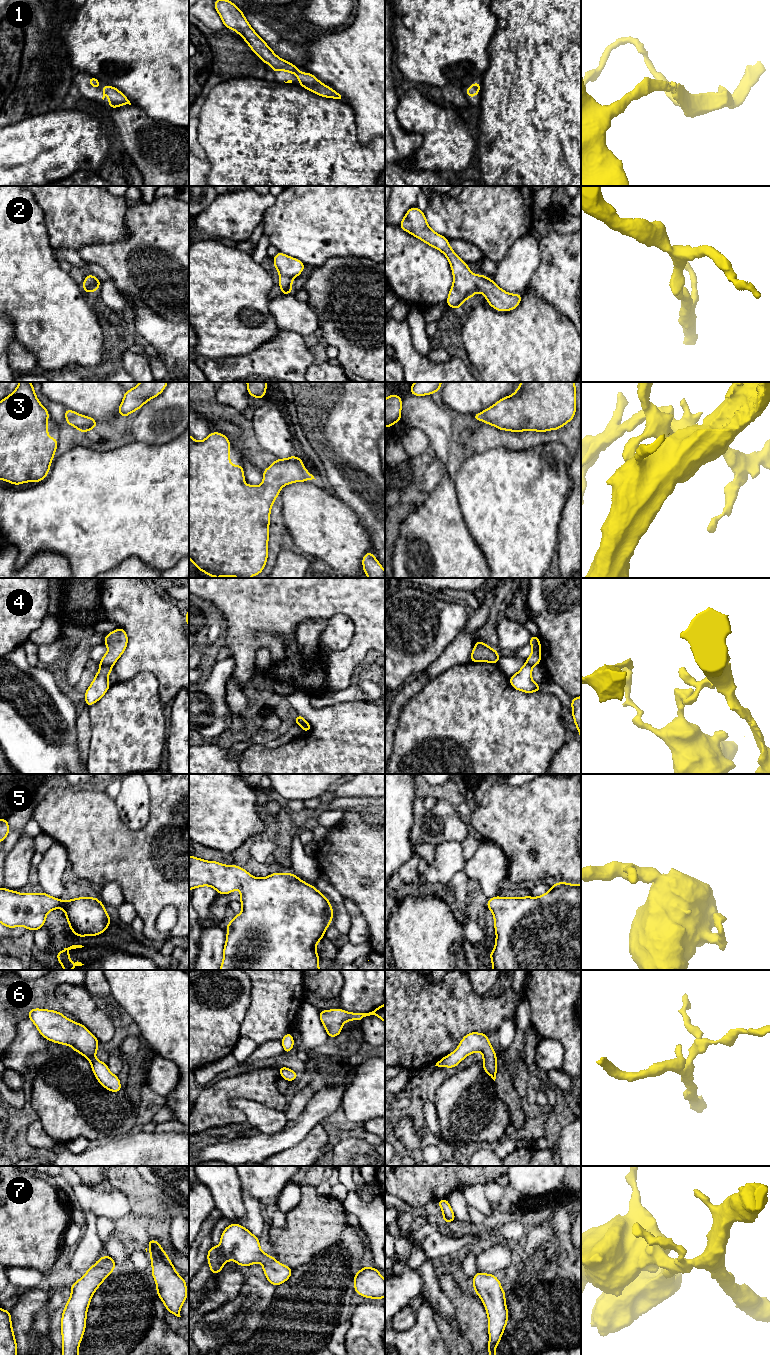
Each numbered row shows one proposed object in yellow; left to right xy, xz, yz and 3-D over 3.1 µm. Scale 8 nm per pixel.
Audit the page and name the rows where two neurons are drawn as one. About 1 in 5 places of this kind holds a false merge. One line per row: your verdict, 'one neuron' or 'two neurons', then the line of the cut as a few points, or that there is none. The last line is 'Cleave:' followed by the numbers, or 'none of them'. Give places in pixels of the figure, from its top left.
1: one neuron; cut none
2: one neuron; cut none
3: one neuron; cut none
4: two neurons; cut xy (100, 664), (111, 667)
5: one neuron; cut none
6: one neuron; cut none
7: one neuron; cut none
Cleave: 4

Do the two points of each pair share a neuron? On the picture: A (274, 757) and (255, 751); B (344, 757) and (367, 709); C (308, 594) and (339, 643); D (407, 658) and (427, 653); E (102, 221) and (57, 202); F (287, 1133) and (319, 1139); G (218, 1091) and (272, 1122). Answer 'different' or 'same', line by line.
A: same
B: same
C: different
D: same
E: same
F: different
G: different

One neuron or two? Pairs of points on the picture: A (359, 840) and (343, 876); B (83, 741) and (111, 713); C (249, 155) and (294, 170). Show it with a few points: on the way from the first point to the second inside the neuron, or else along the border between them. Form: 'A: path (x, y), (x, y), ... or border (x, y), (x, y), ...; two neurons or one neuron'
A: path (354, 849), (346, 858), (346, 867); one neuron
B: border (89, 711), (91, 737), (87, 757); two neurons
C: path (260, 155), (276, 155), (283, 162); one neuron

